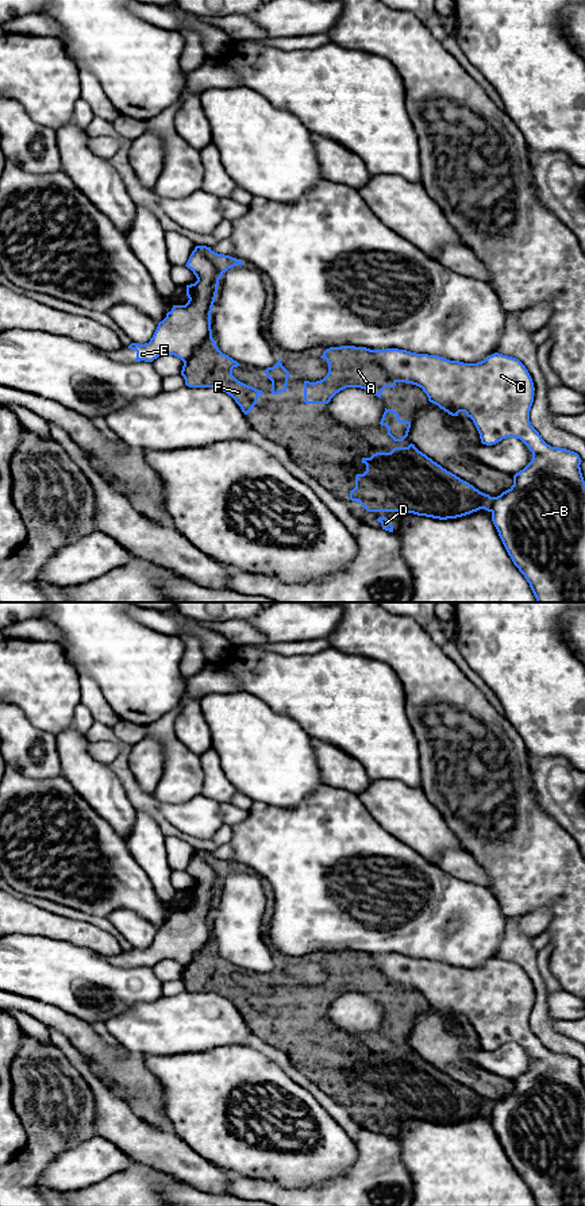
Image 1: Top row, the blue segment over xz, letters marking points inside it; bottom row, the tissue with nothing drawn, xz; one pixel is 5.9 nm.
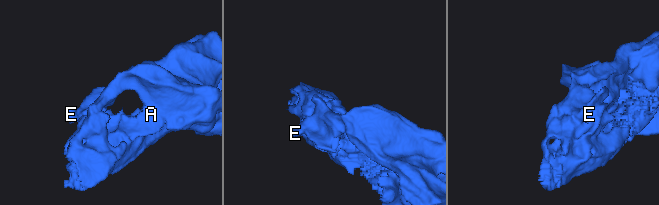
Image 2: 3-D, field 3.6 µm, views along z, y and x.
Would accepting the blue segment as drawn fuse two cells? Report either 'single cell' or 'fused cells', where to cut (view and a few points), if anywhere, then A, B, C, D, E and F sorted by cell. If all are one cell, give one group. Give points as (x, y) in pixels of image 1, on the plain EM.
fused cells | xz (195, 854), (215, 873), (216, 890) | A D F / B C E

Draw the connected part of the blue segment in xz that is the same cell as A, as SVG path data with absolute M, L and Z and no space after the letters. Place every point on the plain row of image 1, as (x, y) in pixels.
M330 952L320 963L327 966L328 978L320 986L304 986L305 1009L328 1009L346 993L361 993L381 1003L385 993L396 991L396 986L378 971L370 953Z

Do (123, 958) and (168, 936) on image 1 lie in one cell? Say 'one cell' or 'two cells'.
one cell

